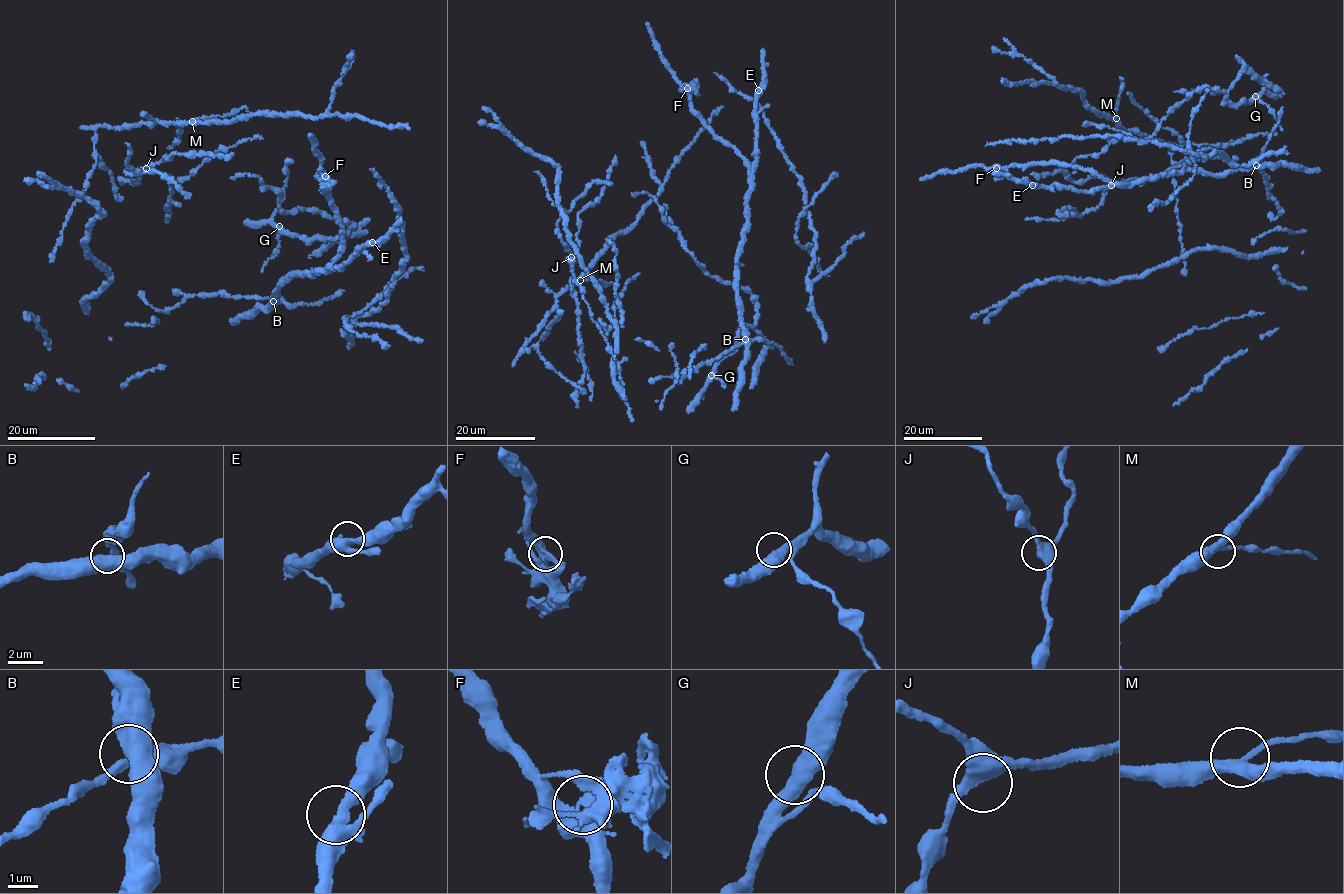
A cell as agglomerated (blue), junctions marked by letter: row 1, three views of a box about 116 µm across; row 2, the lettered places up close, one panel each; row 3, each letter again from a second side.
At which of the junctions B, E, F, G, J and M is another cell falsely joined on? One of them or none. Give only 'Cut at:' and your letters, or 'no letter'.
Cut at: F

